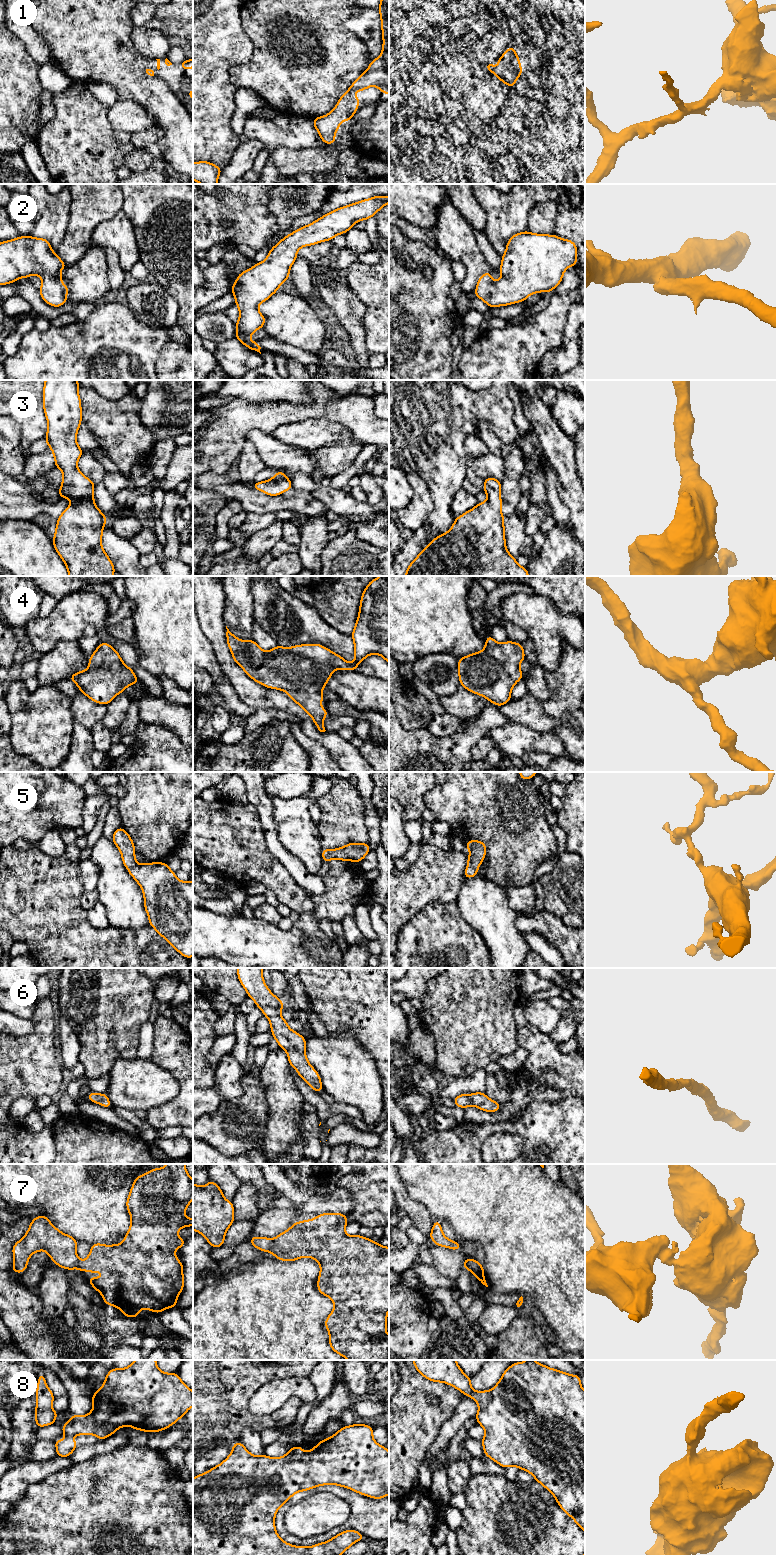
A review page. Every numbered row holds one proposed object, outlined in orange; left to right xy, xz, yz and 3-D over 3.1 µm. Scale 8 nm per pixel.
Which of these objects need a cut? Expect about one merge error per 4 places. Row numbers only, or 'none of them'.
7

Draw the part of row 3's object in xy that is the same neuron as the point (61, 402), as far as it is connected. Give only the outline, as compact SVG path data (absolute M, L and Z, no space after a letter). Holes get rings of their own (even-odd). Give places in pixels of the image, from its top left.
M45 380L43 387L43 409L48 422L46 445L52 450L54 466L63 473L61 488L57 493L60 498L65 497L72 503L58 517L52 540L69 576L113 576L116 570L101 545L103 528L108 519L95 505L95 483L84 476L77 467L78 460L83 454L76 441L82 422L78 389L77 380Z

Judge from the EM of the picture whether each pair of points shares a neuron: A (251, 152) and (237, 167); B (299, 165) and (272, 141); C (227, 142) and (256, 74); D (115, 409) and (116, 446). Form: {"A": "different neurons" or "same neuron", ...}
{"A": "same neuron", "B": "different neurons", "C": "different neurons", "D": "same neuron"}

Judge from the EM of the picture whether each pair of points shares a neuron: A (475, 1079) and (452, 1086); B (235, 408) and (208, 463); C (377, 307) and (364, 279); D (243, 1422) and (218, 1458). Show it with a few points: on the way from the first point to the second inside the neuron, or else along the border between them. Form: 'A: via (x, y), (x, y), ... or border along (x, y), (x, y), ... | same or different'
A: via (469, 1085), (458, 1086) | same
B: via (227, 422), (218, 432), (217, 449) | same
C: via (377, 300), (377, 292), (371, 286) | same
D: border along (232, 1444), (220, 1443), (207, 1452) | different

